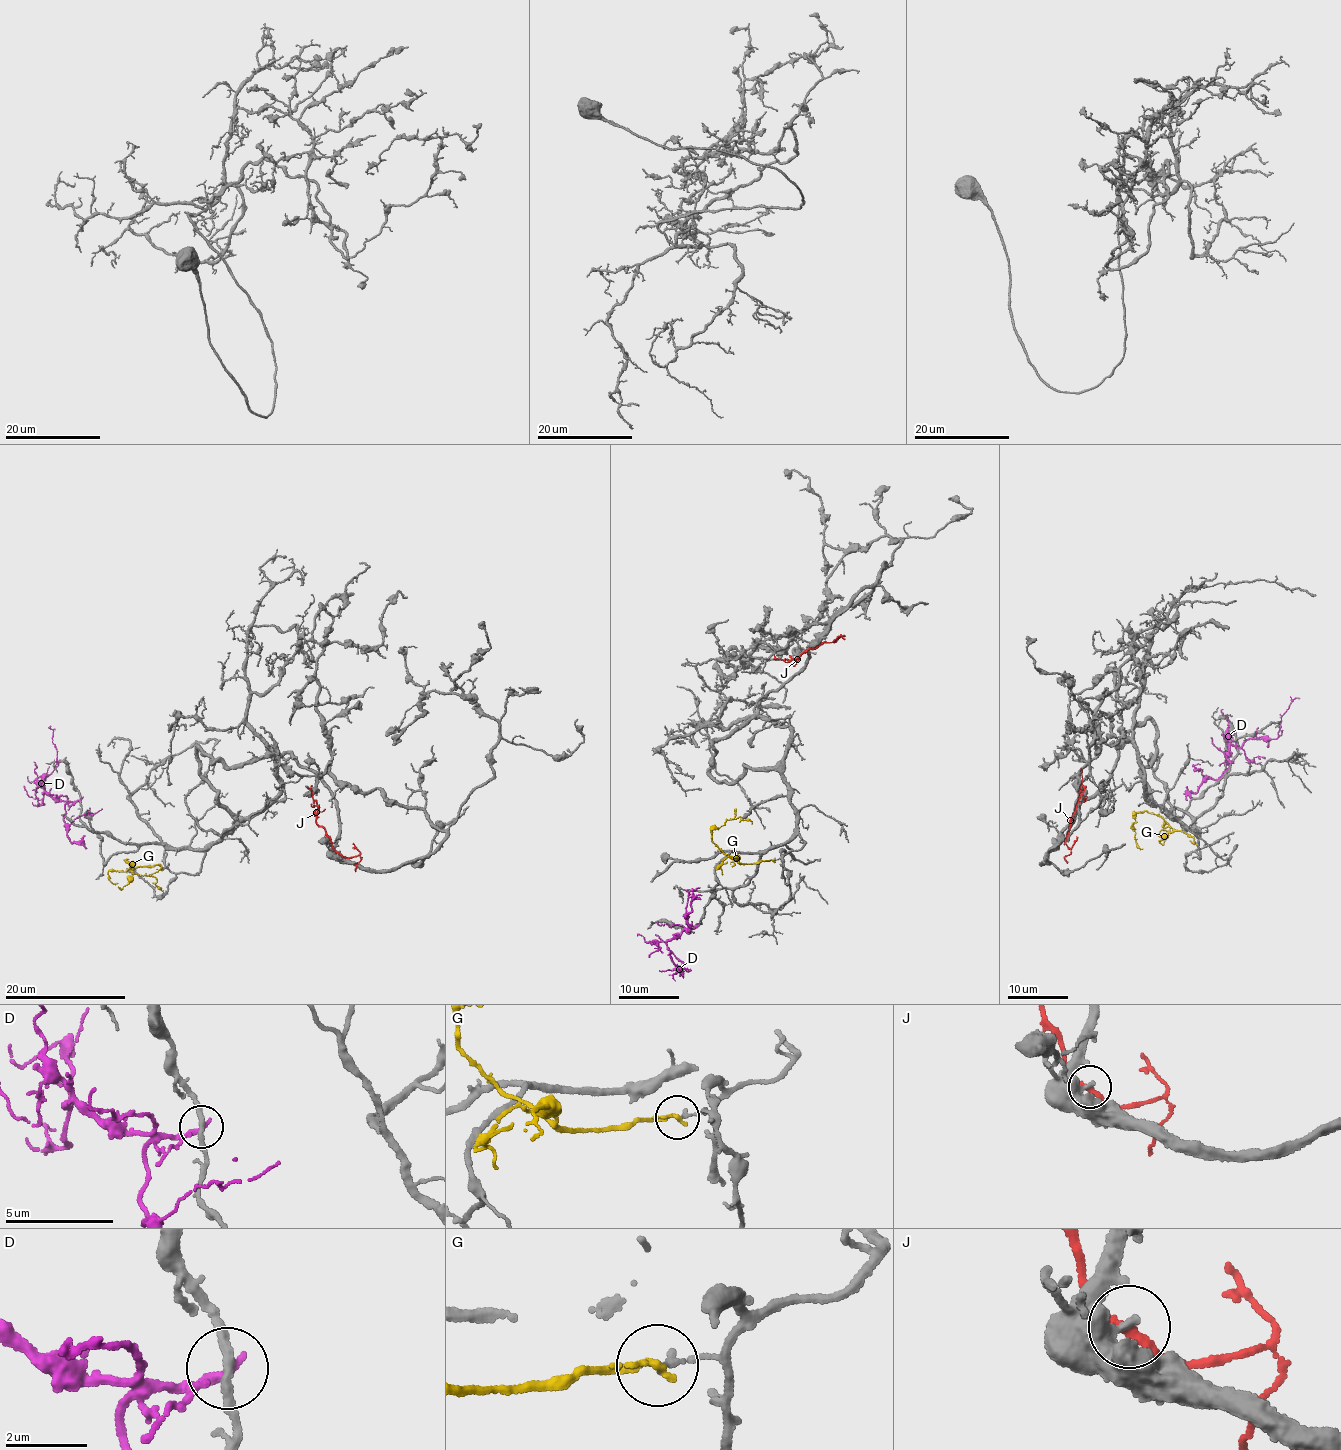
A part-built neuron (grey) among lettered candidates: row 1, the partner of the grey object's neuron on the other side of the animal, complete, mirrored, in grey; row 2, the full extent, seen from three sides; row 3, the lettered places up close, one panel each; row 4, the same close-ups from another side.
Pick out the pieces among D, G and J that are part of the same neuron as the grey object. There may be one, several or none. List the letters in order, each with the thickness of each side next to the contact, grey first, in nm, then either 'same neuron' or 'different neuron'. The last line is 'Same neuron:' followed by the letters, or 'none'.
D: 220 nm thick on the grey side, 240 nm on the other; different neuron
G: 160 nm thick on the grey side, 150 nm on the other; different neuron
J: 420 nm thick on the grey side, 200 nm on the other; different neuron
Same neuron: none

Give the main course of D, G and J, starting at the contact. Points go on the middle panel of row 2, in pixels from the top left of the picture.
D: (697, 925), (667, 942), (670, 960), (688, 972), (682, 967), (673, 975), (676, 980)
G: (772, 860), (740, 864), (713, 842), (712, 831), (728, 820), (739, 817), (752, 824)
J: (821, 643), (790, 660), (774, 656)

